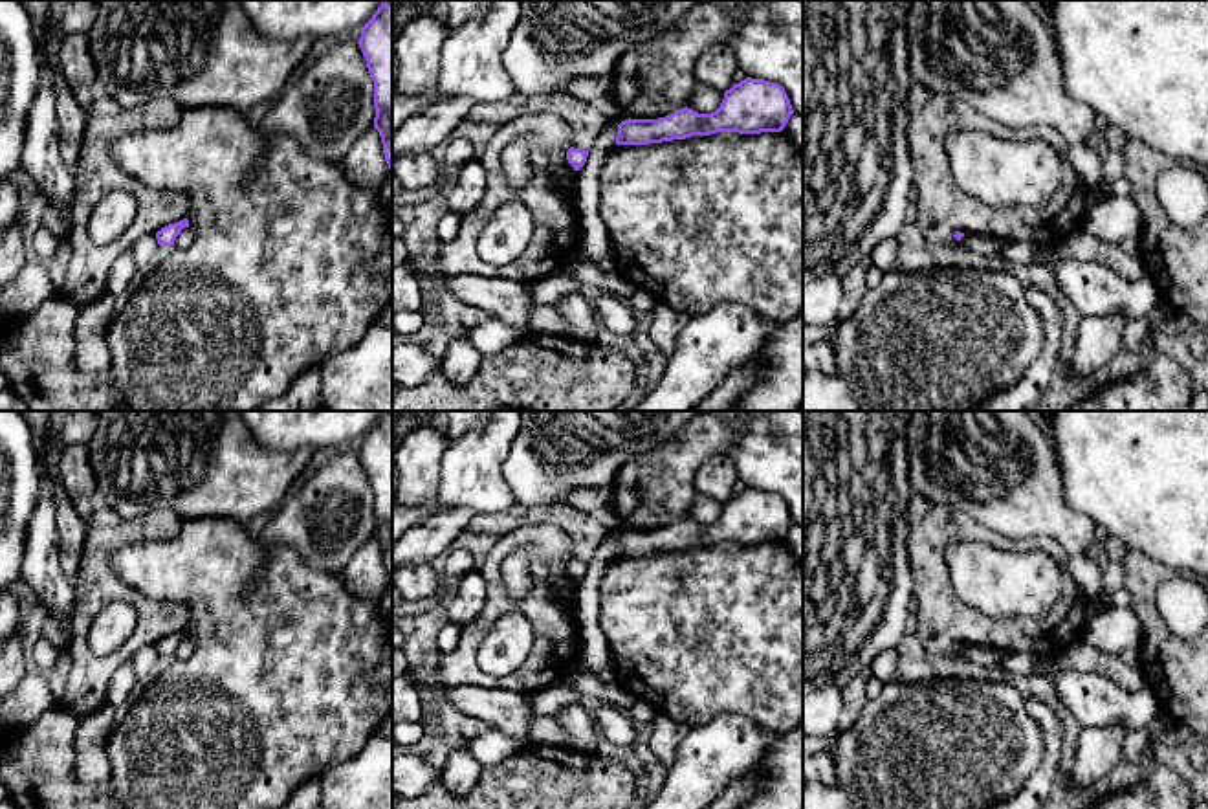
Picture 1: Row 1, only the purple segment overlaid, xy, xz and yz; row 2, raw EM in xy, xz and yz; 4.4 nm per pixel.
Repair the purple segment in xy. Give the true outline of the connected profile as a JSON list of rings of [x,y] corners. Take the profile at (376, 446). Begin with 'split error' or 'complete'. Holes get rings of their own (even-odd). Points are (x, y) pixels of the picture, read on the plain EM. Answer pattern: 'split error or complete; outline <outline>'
complete; outline [[[385,411],[361,438],[357,451],[374,492],[374,539],[392,582],[392,411]]]

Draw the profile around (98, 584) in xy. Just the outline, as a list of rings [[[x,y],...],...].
[[[110,506],[93,508],[86,519],[86,539],[79,574],[73,580],[71,670],[59,706],[86,717],[108,703],[108,688],[117,668],[139,648],[156,646],[161,638],[187,627],[189,609],[178,602],[158,602],[130,589],[114,569],[114,550],[132,541],[172,539],[183,519],[170,508],[148,510],[123,517]],[[112,602],[136,607],[137,626],[126,644],[112,655],[99,657],[88,646],[93,616]]]

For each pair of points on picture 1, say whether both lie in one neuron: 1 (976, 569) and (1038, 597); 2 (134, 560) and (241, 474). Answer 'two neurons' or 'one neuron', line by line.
1: one neuron
2: two neurons

